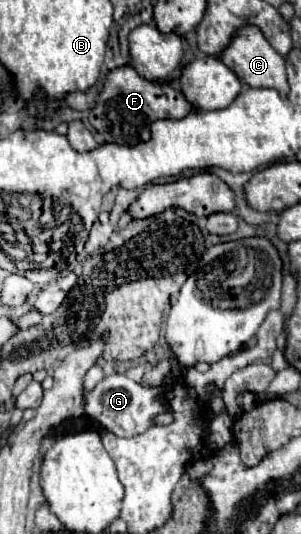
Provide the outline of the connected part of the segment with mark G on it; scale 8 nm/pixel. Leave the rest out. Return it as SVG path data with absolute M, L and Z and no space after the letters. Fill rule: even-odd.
M112 373L104 377L92 391L84 393L84 413L118 437L134 437L144 433L150 427L150 419L166 409L168 405L162 387L146 389L140 383L128 379L124 373Z

